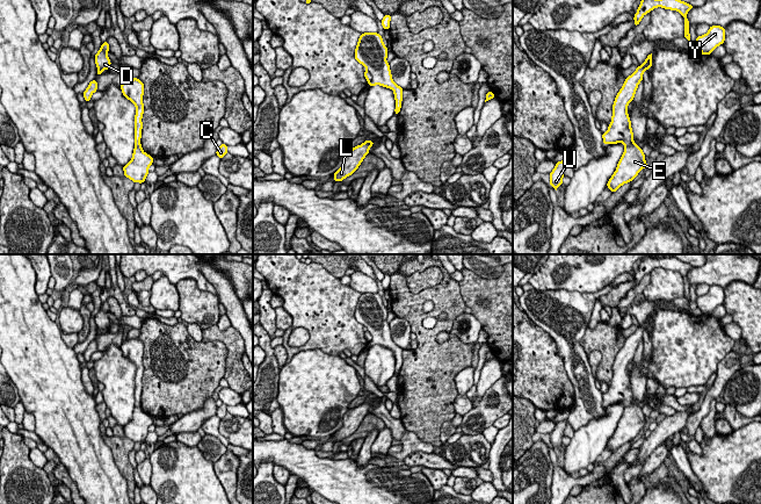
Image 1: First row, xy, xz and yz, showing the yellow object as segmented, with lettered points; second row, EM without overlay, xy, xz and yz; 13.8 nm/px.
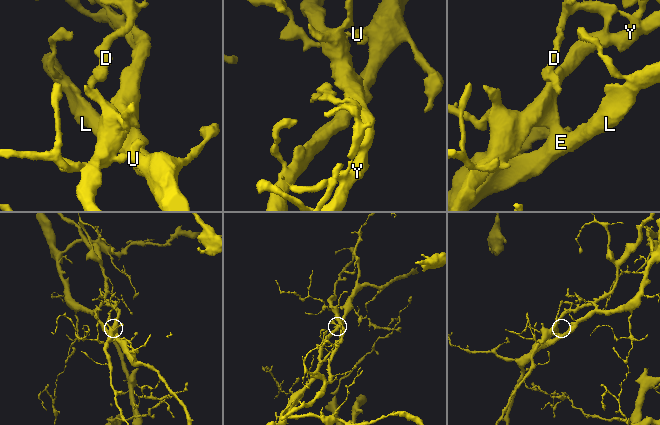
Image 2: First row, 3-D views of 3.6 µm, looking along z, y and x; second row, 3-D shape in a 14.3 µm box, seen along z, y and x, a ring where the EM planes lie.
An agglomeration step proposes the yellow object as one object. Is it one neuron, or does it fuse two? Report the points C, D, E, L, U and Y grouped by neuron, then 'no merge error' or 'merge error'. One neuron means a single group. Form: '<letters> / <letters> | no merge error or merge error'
C E L U / D Y | merge error

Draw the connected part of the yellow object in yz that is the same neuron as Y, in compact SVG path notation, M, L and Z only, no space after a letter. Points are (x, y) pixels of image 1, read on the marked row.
M711 26L709 31L703 36L696 37L697 48L701 55L710 55L718 45L725 41L725 29L720 26Z

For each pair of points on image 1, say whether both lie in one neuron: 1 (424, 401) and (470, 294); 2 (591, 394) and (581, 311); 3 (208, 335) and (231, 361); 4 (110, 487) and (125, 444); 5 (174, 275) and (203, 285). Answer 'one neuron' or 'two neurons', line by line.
1: two neurons
2: one neuron
3: one neuron
4: two neurons
5: one neuron

